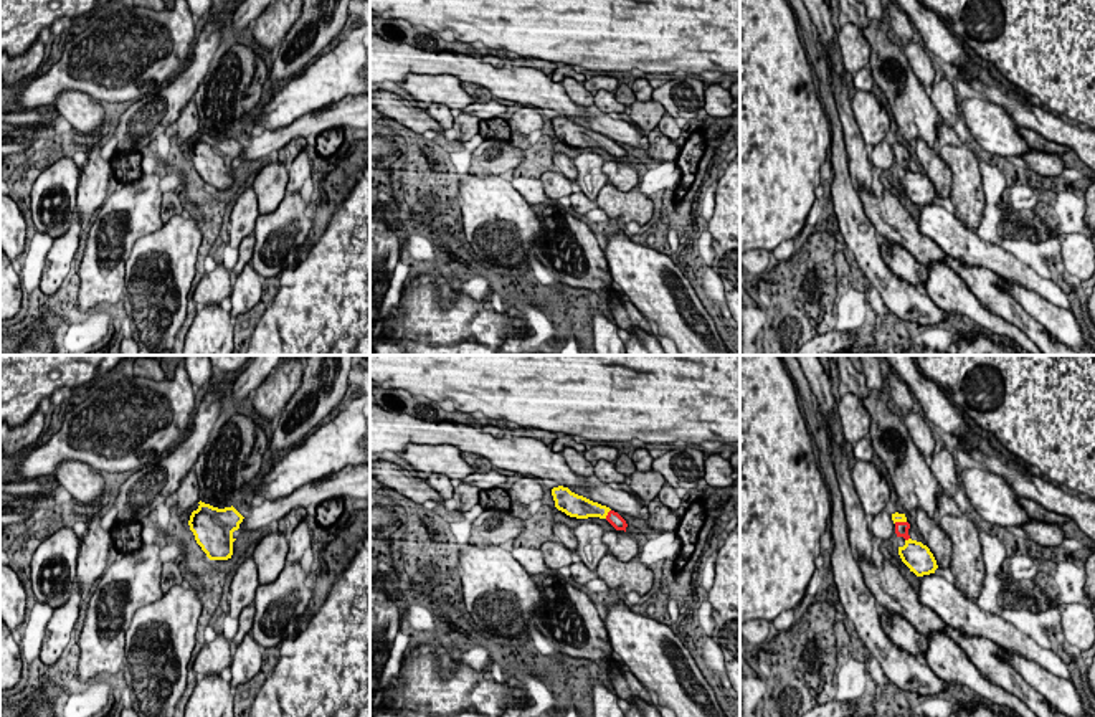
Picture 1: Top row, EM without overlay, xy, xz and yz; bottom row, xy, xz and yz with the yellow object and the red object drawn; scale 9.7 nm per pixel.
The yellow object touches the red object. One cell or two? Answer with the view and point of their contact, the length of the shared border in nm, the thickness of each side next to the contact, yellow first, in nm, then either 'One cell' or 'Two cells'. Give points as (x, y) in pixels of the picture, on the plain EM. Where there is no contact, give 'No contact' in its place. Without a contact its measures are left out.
Touches yellow at xz (606, 144). Shared border 110 nm. Thickness 220 nm (yellow) against 140 nm. One cell

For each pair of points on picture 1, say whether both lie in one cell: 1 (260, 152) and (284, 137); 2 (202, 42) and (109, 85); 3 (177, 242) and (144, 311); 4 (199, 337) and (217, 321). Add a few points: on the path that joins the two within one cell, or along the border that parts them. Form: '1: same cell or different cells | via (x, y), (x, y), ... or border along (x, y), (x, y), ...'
1: same cell | via (266, 146), (278, 137)
2: different cells | border along (197, 37), (189, 61), (170, 80)
3: same cell | via (165, 258), (159, 271), (156, 294)
4: same cell | via (203, 334), (212, 326)

